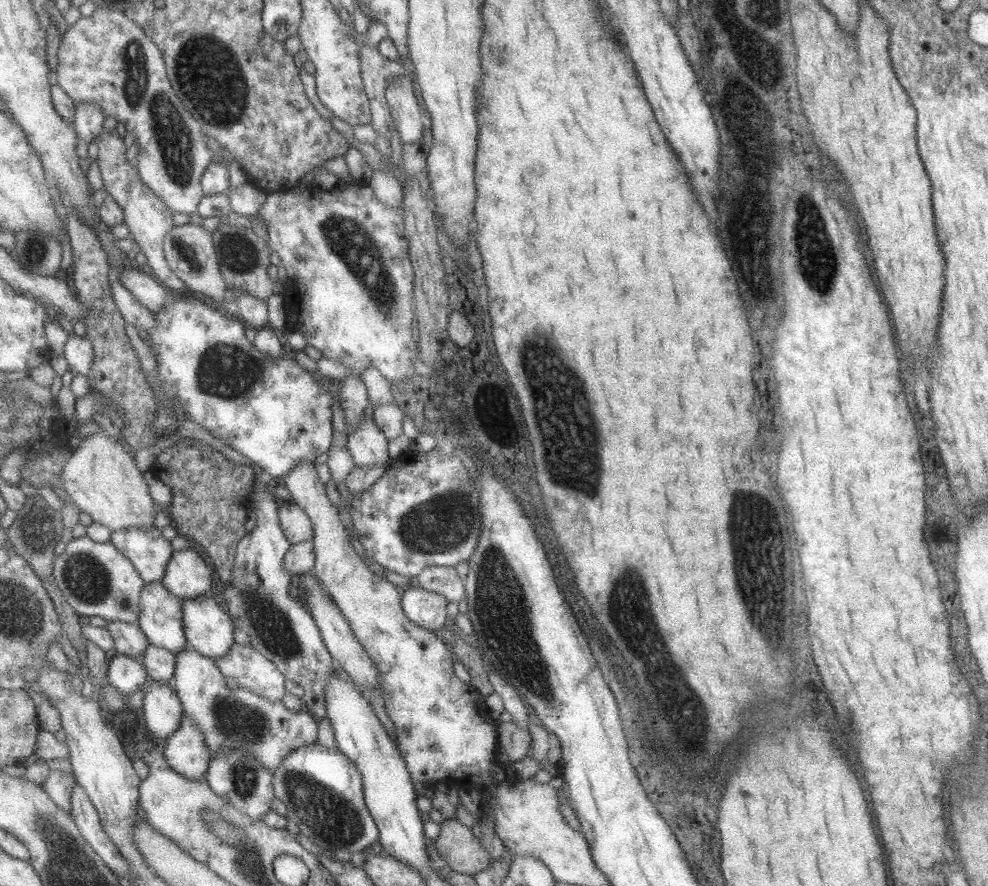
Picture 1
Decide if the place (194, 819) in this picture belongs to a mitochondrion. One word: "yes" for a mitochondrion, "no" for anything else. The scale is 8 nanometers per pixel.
no

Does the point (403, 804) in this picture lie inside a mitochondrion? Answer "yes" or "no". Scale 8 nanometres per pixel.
no

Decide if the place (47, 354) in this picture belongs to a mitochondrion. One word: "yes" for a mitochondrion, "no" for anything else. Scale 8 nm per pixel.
no

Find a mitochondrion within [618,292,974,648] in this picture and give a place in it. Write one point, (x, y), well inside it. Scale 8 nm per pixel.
(740, 572)

